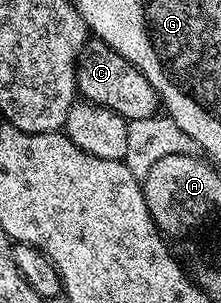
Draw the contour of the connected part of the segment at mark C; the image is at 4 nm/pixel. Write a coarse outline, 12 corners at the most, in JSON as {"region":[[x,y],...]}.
{"region":[[89,37],[76,61],[83,101],[129,122],[160,97],[114,48]]}

